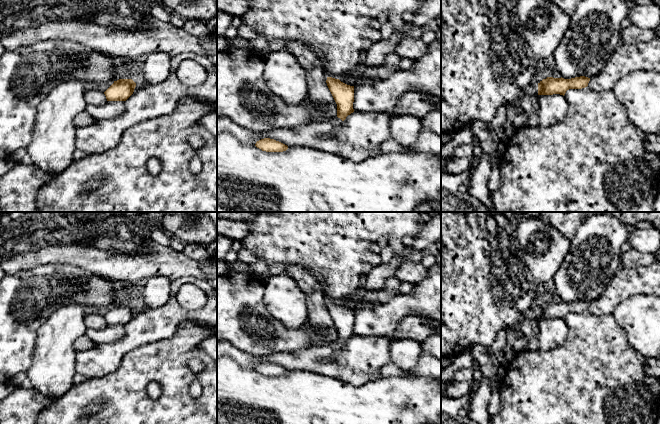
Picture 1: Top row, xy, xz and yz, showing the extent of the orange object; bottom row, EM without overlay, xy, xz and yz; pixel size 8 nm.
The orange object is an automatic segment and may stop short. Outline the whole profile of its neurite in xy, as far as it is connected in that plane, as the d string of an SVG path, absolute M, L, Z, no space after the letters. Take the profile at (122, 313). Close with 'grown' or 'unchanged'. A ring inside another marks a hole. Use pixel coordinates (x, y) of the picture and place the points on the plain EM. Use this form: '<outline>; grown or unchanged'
M119 303L104 316L107 325L126 325L134 316L136 307L132 303Z; unchanged

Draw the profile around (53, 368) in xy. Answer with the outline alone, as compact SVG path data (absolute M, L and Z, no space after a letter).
M79 304L60 306L38 328L33 363L26 372L32 387L54 400L74 385L74 342L86 332L85 308Z

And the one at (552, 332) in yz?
M538 319L539 349L550 351L561 345L568 335L568 327L563 319Z

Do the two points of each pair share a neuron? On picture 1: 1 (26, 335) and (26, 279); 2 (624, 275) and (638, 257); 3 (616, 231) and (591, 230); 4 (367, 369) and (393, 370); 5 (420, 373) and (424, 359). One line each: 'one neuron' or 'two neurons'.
1: one neuron
2: two neurons
3: one neuron
4: two neurons
5: one neuron

